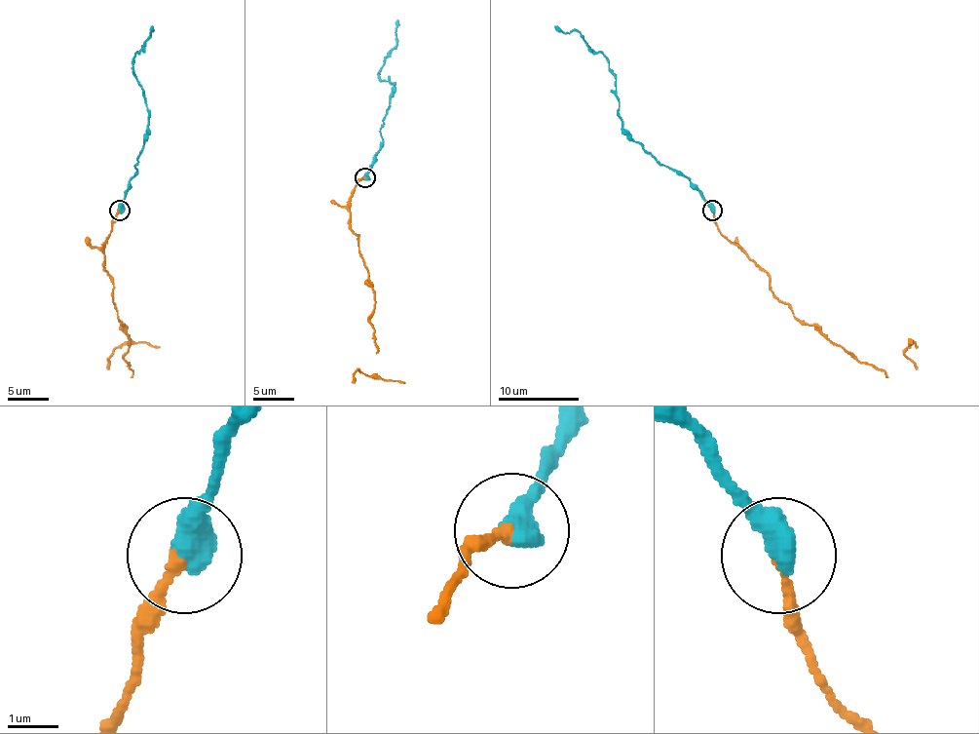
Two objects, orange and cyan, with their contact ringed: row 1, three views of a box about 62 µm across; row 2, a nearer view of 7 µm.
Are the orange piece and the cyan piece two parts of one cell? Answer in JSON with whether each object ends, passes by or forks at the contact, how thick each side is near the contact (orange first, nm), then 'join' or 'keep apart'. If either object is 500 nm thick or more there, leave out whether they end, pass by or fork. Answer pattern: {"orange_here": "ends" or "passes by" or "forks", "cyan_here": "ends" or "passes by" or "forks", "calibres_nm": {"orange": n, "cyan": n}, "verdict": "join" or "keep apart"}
{"calibres_nm": {"orange": 220, "cyan": 600}, "verdict": "keep apart"}

